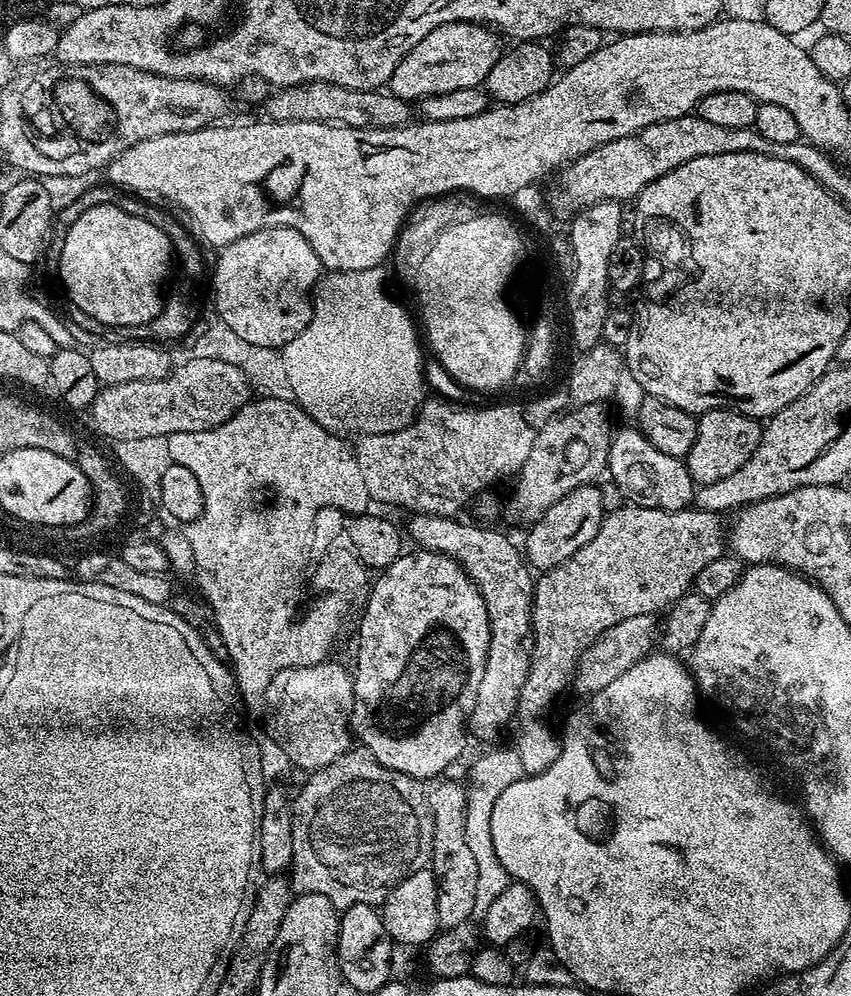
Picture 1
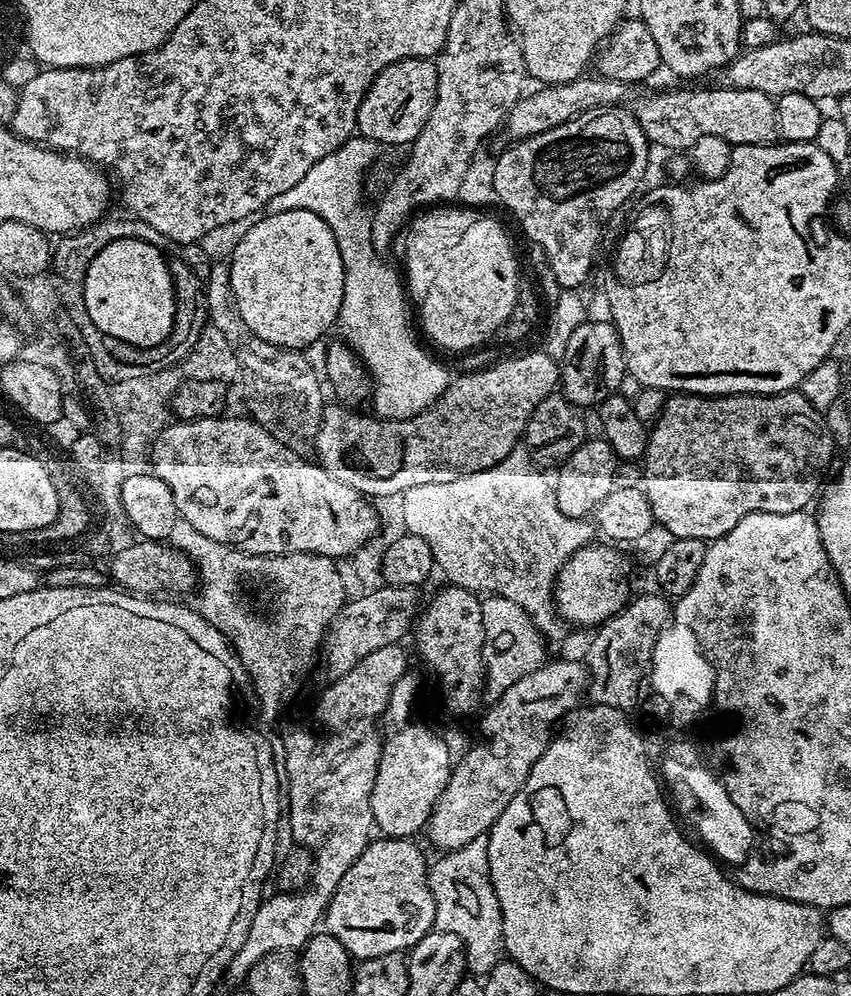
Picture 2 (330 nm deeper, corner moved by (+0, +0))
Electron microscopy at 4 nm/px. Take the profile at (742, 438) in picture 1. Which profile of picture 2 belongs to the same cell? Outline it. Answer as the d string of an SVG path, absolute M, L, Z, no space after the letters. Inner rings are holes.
M798 390L790 392L776 392L772 396L694 396L691 394L672 394L665 399L664 409L655 424L651 425L648 433L648 446L642 457L642 487L646 498L650 502L652 519L657 525L670 530L675 539L698 538L705 542L711 542L724 536L742 518L750 514L765 512L766 514L790 514L791 512L803 512L809 506L808 503L817 499L822 485L825 483L824 471L832 464L832 448L834 441L828 421Z

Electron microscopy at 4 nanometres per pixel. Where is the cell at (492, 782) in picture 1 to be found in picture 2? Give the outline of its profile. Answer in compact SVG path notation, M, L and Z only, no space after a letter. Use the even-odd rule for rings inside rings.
M487 835L466 842L453 852L444 852L428 869L430 894L434 894L434 928L446 934L458 934L466 950L467 971L473 977L483 978L501 959L504 952L502 914L496 891L490 878Z

